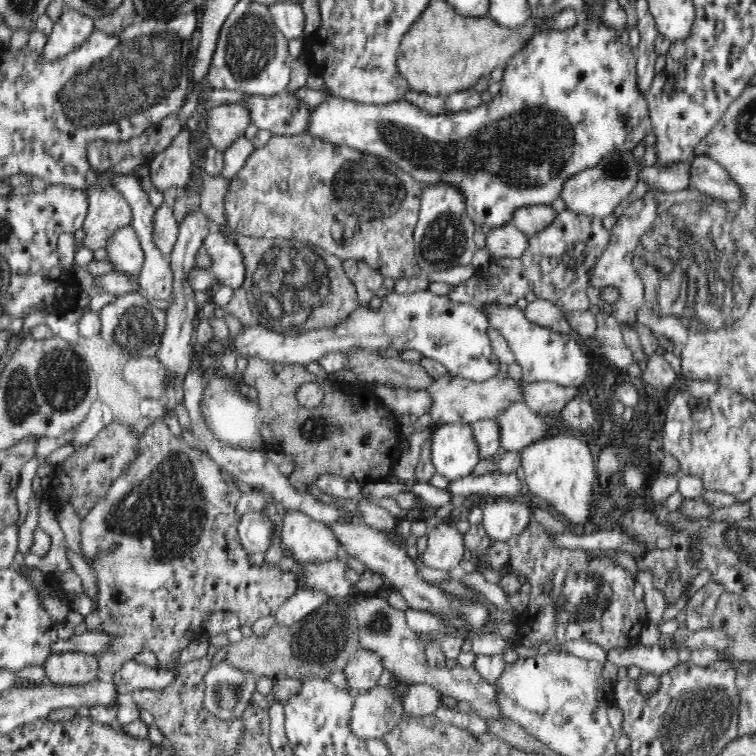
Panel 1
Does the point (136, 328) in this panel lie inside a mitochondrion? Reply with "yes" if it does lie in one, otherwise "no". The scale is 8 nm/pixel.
yes

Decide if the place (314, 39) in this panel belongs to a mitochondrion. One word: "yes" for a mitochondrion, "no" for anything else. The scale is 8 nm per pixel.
no

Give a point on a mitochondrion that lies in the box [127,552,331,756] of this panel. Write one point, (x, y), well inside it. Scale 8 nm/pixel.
(229, 699)

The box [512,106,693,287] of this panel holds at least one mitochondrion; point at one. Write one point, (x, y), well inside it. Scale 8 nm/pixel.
(574, 252)

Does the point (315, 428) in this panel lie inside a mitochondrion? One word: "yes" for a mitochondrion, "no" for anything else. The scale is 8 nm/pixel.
yes

